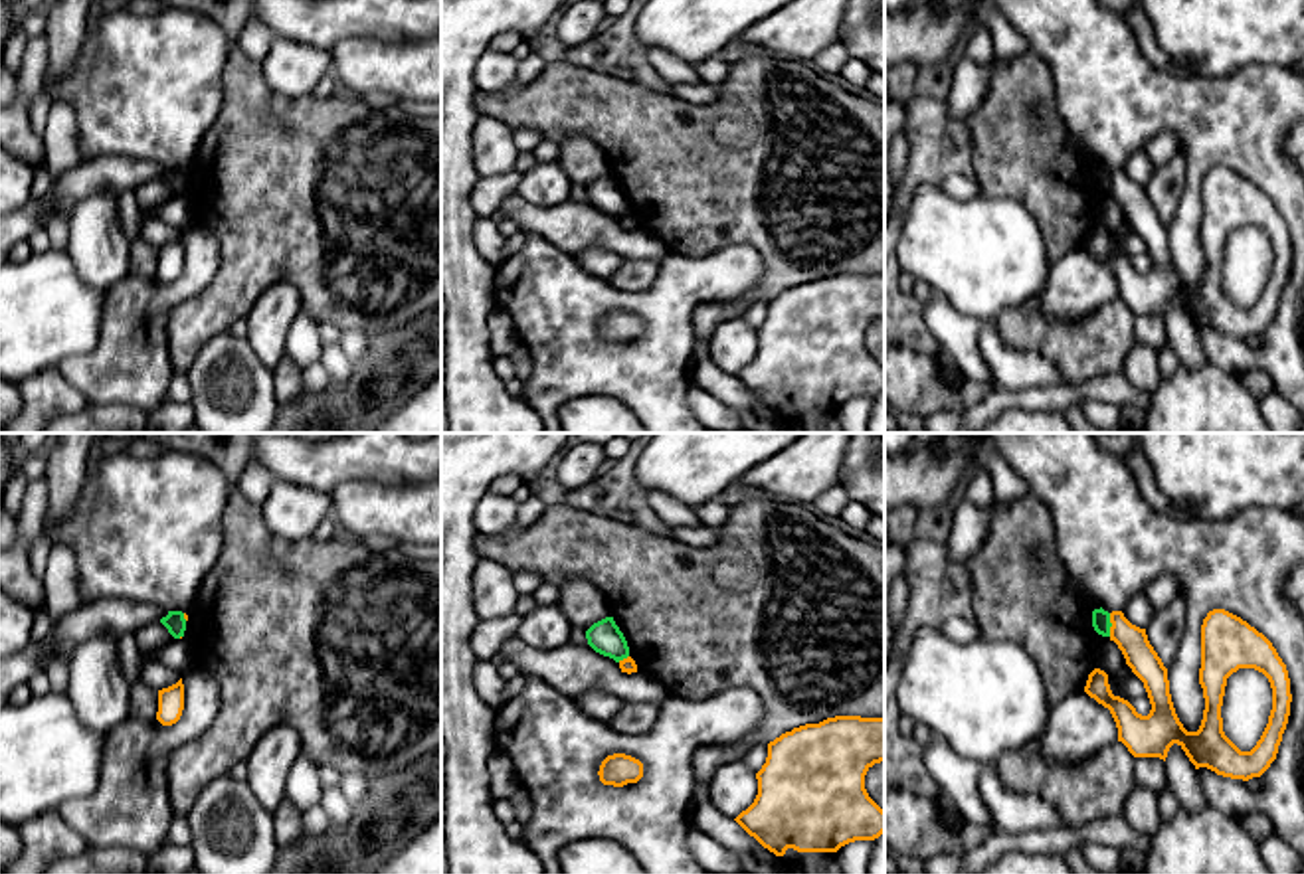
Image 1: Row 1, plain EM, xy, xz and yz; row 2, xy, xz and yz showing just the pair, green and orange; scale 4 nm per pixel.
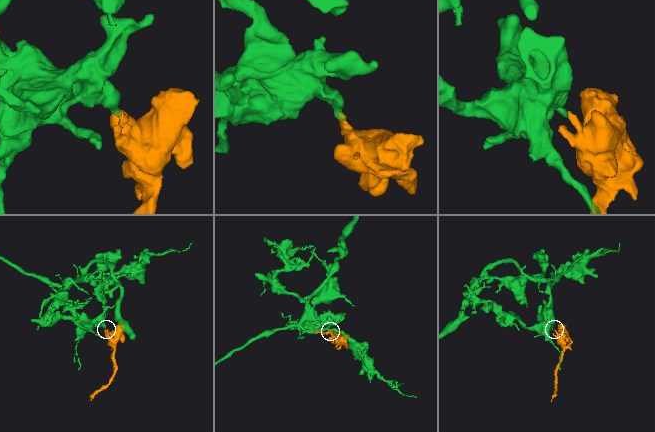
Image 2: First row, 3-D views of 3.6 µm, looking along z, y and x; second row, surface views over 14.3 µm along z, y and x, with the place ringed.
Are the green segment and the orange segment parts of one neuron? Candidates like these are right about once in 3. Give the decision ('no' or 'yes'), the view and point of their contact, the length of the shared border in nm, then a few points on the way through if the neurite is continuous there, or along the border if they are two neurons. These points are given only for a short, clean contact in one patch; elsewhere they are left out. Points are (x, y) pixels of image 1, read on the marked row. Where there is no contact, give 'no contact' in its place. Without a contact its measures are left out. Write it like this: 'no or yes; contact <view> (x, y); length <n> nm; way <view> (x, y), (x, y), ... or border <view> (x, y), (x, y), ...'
no; contact yz (1111, 625); length 100 nm; border yz (1109, 613), (1111, 635)

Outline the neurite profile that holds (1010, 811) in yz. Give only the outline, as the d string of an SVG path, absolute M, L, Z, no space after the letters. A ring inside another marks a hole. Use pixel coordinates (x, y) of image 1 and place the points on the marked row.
M981 765L978 791L997 830L1029 832L1067 829L1059 811L1049 801L1007 789L993 765Z

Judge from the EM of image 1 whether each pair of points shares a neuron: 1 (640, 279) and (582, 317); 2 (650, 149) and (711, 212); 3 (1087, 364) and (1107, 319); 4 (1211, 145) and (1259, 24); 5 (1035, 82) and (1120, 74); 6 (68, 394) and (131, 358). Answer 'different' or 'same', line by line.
1: different
2: same
3: same
4: different
5: different
6: different

